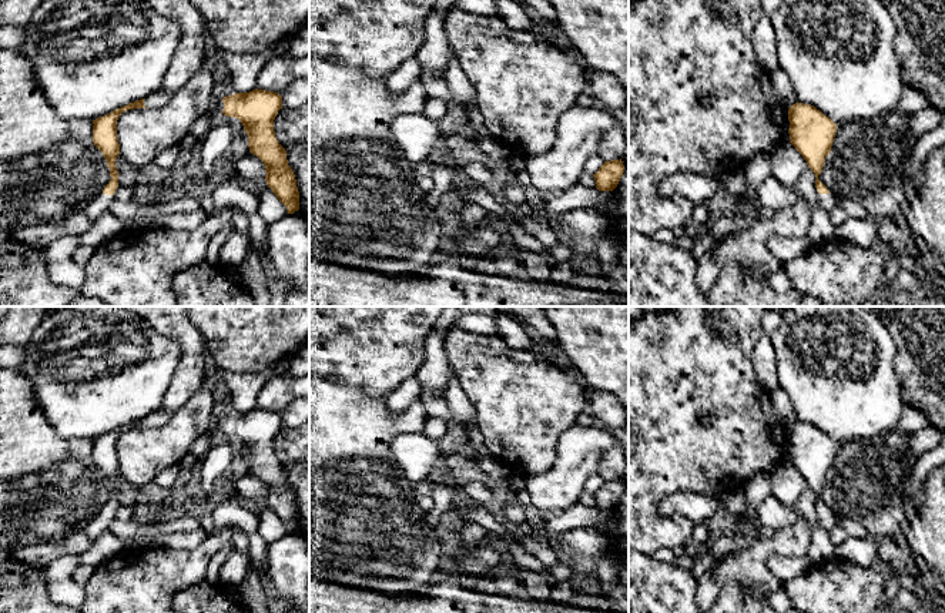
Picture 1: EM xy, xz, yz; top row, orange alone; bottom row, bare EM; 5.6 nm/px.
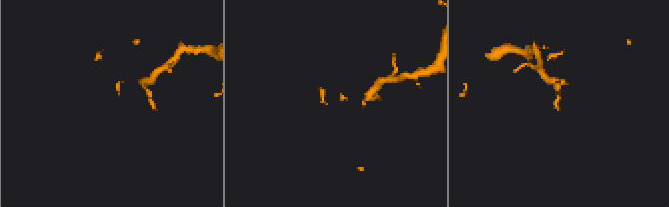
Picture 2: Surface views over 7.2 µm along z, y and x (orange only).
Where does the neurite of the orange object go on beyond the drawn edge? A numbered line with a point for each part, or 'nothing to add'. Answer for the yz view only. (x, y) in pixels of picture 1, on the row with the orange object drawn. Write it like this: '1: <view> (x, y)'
1: yz (827, 201)

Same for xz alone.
nothing to add

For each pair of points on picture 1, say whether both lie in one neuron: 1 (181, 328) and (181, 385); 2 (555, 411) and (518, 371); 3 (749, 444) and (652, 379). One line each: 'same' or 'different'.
1: same
2: same
3: same

